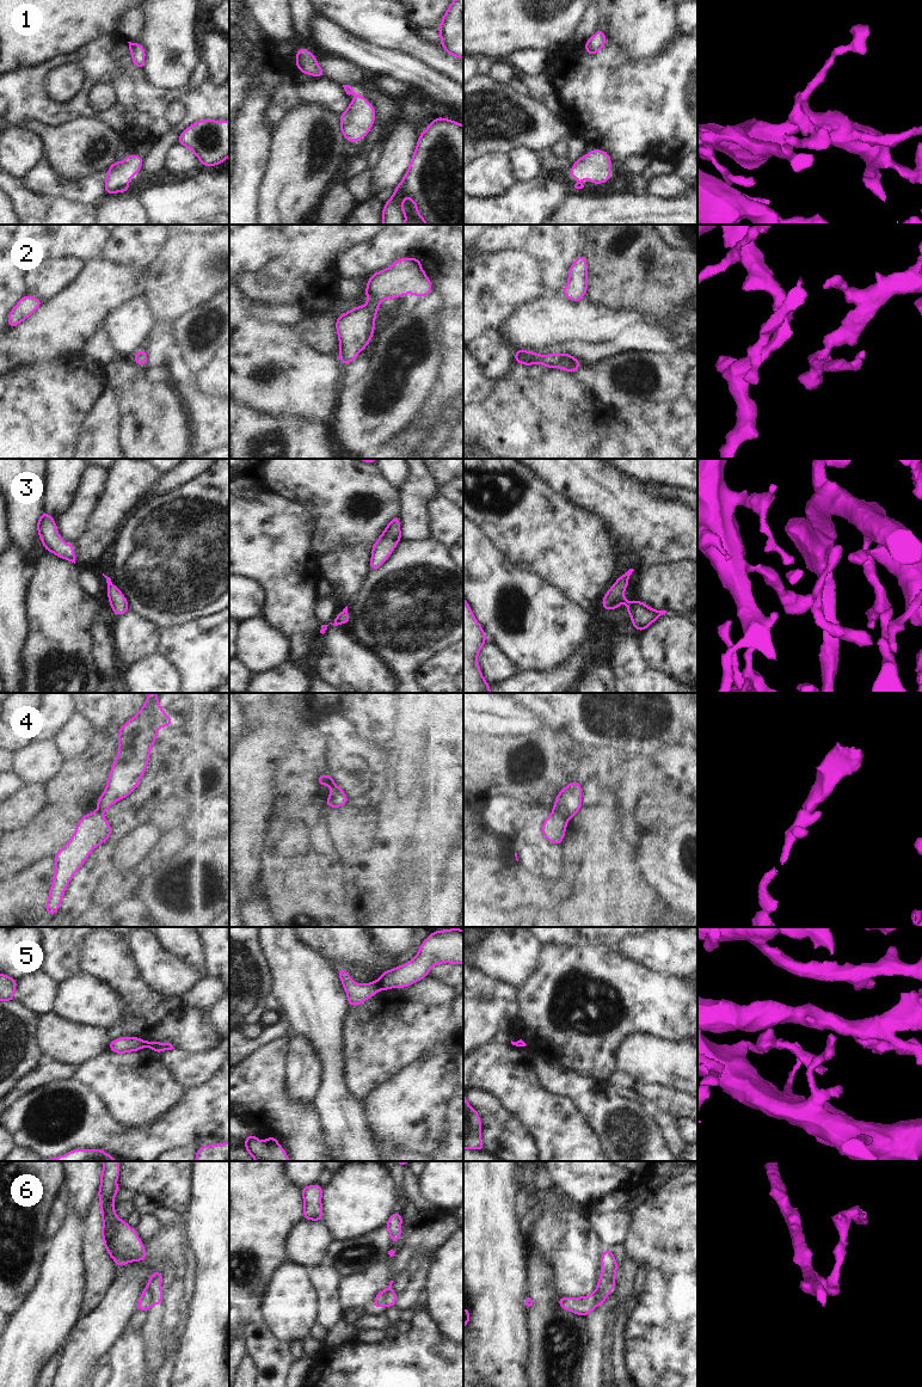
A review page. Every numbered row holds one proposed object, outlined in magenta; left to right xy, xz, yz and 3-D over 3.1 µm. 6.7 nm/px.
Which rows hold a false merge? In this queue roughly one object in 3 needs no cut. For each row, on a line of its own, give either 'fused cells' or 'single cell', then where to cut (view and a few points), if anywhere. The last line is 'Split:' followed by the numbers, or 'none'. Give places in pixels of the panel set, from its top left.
1: single cell | no cut
2: single cell | no cut
3: single cell | no cut
4: fused cells | yz (554, 810), (566, 820)
5: fused cells | xz (377, 981), (380, 988)
6: fused cells | xz (392, 1290), (387, 1294), (382, 1306)
Split: 4, 5, 6

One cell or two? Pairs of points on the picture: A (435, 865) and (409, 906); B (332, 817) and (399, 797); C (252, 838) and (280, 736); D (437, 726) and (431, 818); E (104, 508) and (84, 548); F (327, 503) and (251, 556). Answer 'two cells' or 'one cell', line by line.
A: two cells
B: two cells
C: one cell
D: one cell
E: one cell
F: two cells

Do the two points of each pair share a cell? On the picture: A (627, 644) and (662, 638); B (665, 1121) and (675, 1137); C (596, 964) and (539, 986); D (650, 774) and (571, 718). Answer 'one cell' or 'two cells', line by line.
A: two cells
B: one cell
C: one cell
D: two cells

